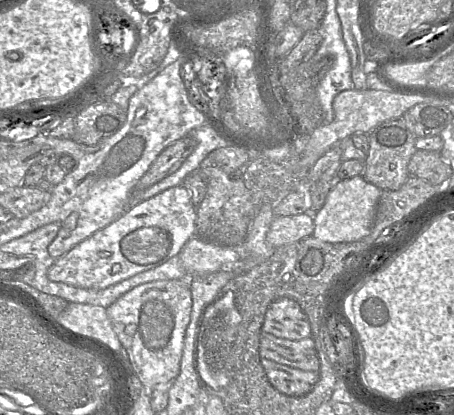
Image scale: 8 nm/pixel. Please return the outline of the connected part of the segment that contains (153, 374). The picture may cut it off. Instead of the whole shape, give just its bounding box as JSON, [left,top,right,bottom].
[106,280,192,391]

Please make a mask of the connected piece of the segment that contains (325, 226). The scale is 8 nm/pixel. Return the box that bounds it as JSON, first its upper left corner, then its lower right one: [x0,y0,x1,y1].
[312,176,382,243]

